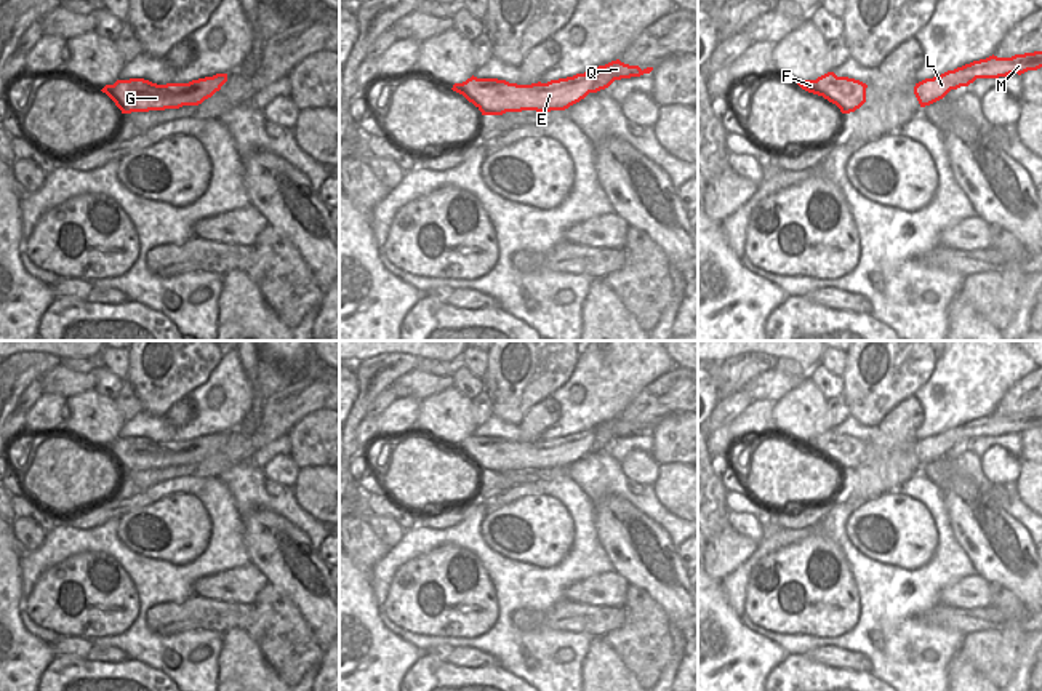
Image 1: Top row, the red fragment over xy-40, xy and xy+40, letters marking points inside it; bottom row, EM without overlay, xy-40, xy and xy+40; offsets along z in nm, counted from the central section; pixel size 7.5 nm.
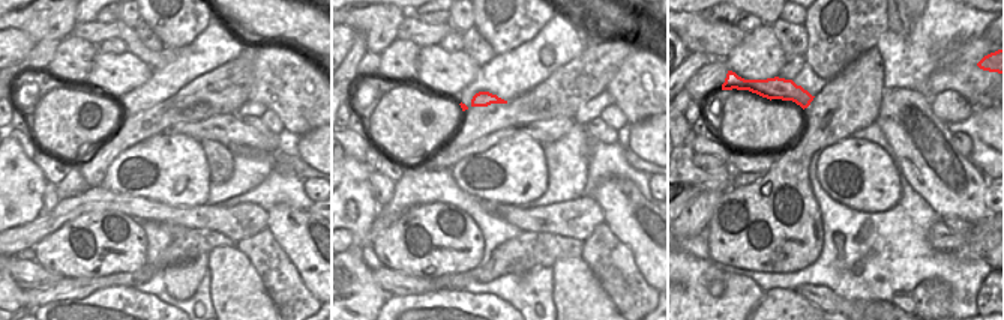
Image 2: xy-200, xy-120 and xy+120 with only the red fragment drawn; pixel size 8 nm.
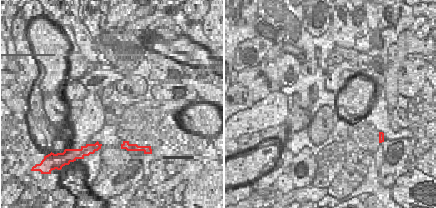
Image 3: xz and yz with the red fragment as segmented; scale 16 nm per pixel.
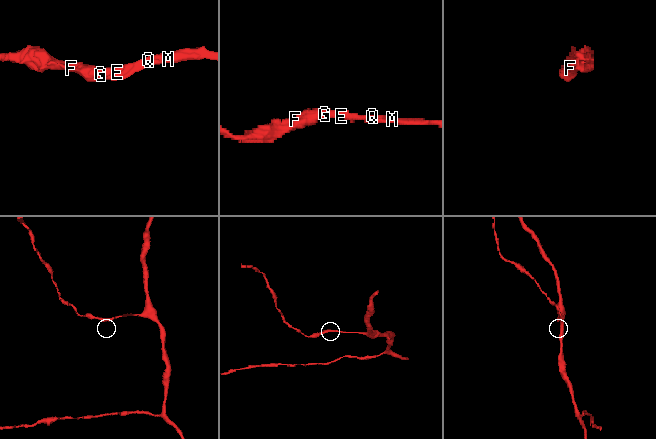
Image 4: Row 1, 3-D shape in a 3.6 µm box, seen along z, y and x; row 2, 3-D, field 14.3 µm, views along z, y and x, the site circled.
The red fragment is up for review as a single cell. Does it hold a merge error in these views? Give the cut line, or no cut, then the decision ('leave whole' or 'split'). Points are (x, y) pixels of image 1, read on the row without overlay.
no cut | leave whole

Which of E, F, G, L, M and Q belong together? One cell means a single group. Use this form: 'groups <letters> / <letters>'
groups E F G L M Q

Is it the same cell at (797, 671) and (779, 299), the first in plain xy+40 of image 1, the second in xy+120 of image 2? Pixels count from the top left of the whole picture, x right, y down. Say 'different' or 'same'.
same

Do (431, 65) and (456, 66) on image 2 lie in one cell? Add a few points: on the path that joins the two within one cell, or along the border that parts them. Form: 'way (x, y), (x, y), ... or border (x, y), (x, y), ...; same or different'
way (437, 66), (450, 66); same

